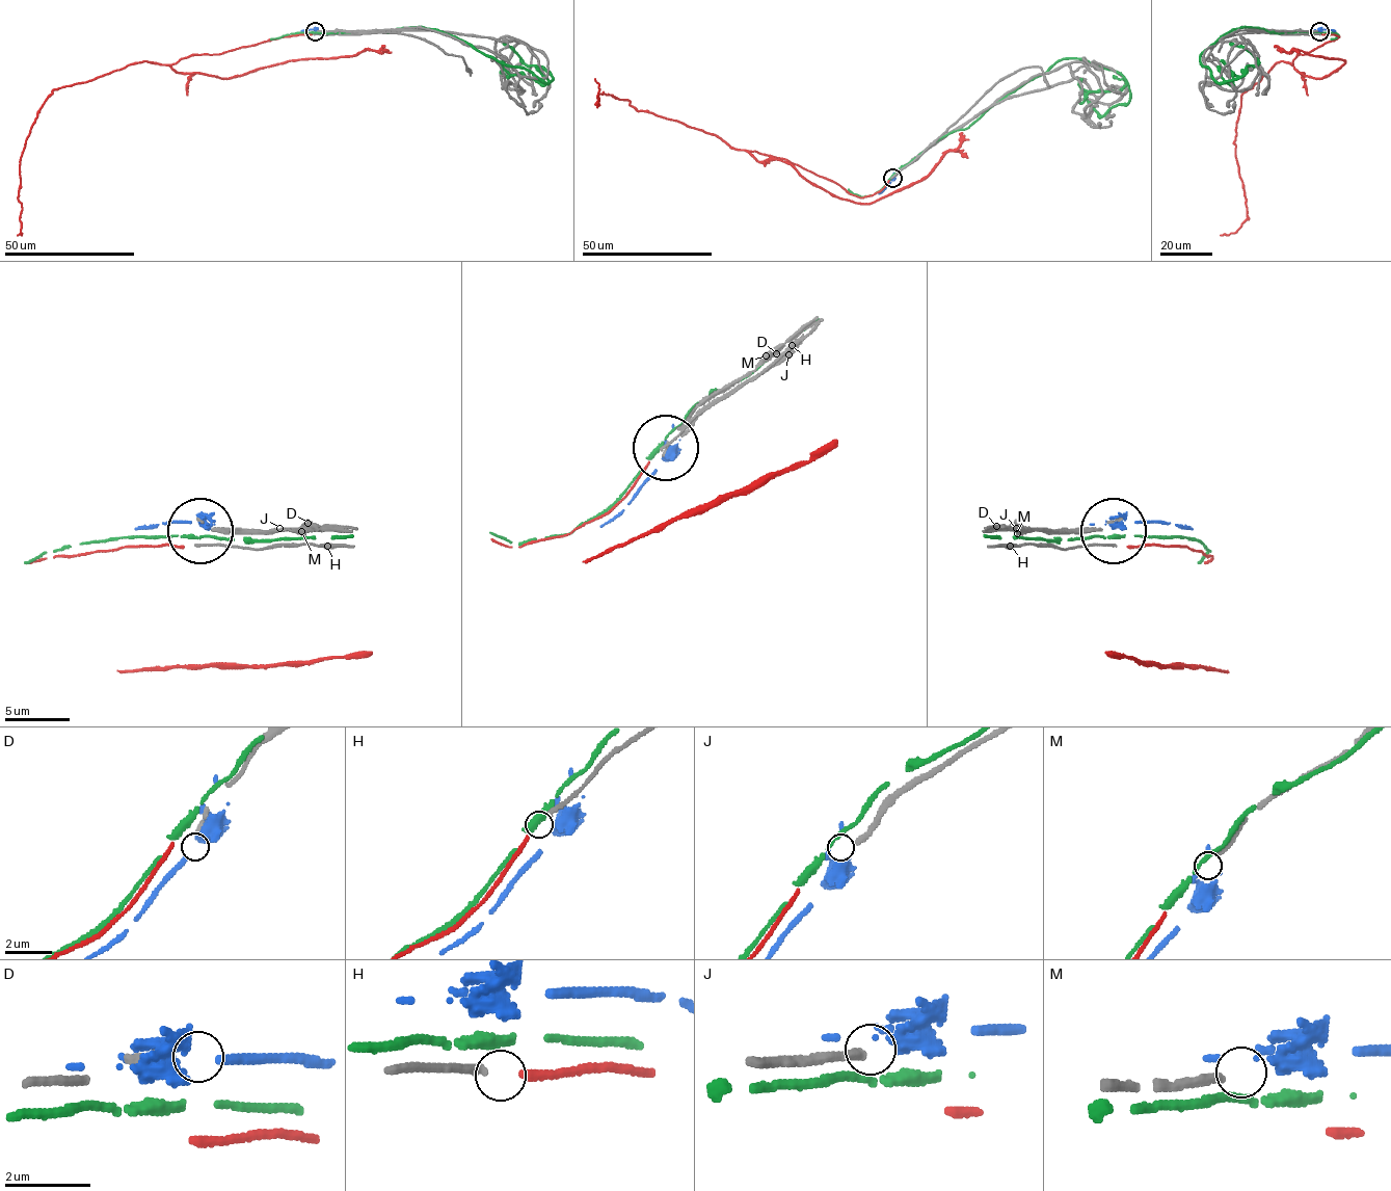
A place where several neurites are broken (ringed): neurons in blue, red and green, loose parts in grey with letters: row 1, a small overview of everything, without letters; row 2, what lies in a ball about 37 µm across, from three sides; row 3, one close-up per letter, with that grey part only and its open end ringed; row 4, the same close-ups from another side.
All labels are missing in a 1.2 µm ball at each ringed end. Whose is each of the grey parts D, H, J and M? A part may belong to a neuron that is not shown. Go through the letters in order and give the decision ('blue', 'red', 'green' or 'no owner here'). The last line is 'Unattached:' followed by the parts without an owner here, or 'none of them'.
D: no owner here
H: red
J: blue
M: no owner here
Unattached: D, M

